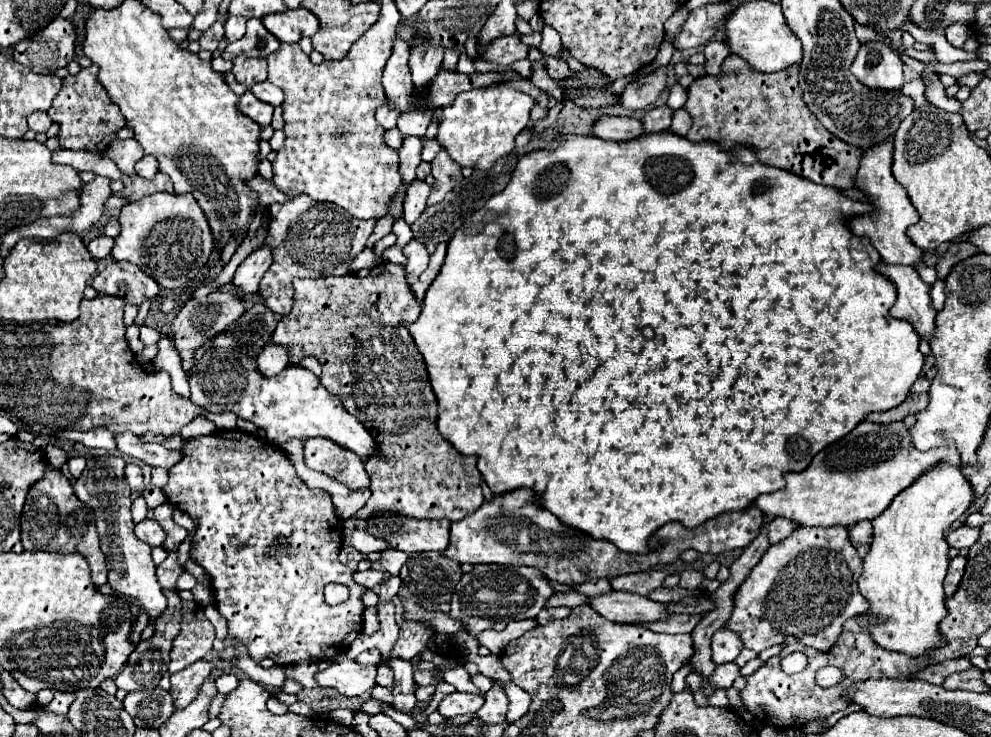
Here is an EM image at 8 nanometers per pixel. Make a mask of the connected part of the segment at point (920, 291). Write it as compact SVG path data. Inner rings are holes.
M880 262L874 270L886 276L896 286L898 298L896 304L890 308L890 314L898 320L910 322L918 334L930 340L934 332L936 312L930 306L930 286L920 280L916 268Z

